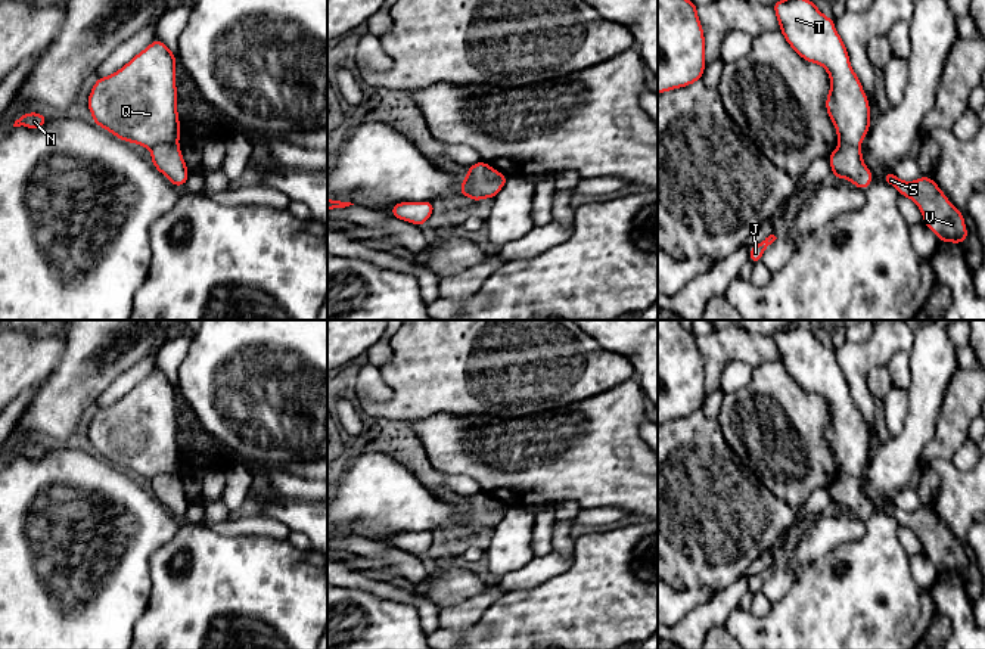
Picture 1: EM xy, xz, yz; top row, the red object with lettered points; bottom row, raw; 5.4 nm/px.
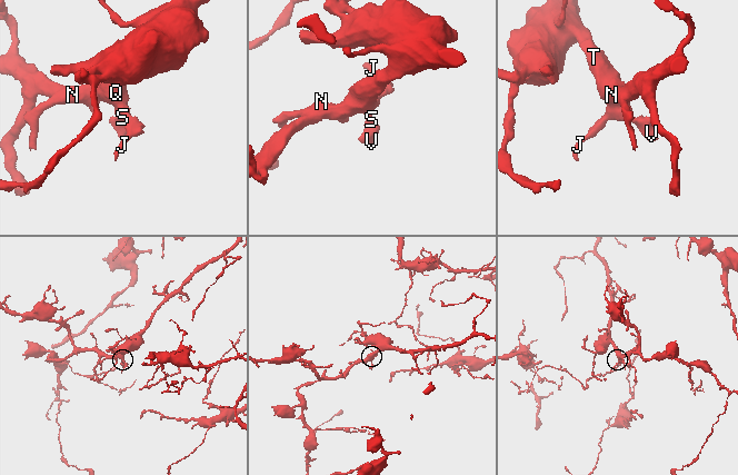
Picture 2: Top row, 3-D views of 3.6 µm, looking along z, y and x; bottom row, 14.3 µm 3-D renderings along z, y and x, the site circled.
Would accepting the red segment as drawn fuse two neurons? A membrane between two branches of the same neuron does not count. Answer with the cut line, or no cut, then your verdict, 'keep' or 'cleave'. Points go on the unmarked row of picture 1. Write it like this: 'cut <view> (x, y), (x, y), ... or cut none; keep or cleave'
cut xy (177, 472), (159, 474), (151, 480); cleave

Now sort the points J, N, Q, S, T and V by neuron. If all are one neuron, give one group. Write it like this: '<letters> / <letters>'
J S V / N Q T

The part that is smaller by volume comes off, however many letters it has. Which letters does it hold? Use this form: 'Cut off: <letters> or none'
Cut off: J, S, V

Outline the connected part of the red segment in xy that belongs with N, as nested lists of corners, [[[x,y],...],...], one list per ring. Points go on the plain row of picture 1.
[[[27,442],[15,451],[13,457],[28,457],[31,460],[40,459],[47,453],[47,447],[40,442]]]

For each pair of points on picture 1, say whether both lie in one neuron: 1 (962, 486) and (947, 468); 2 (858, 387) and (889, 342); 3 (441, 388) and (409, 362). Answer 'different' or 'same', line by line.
1: same
2: same
3: same

